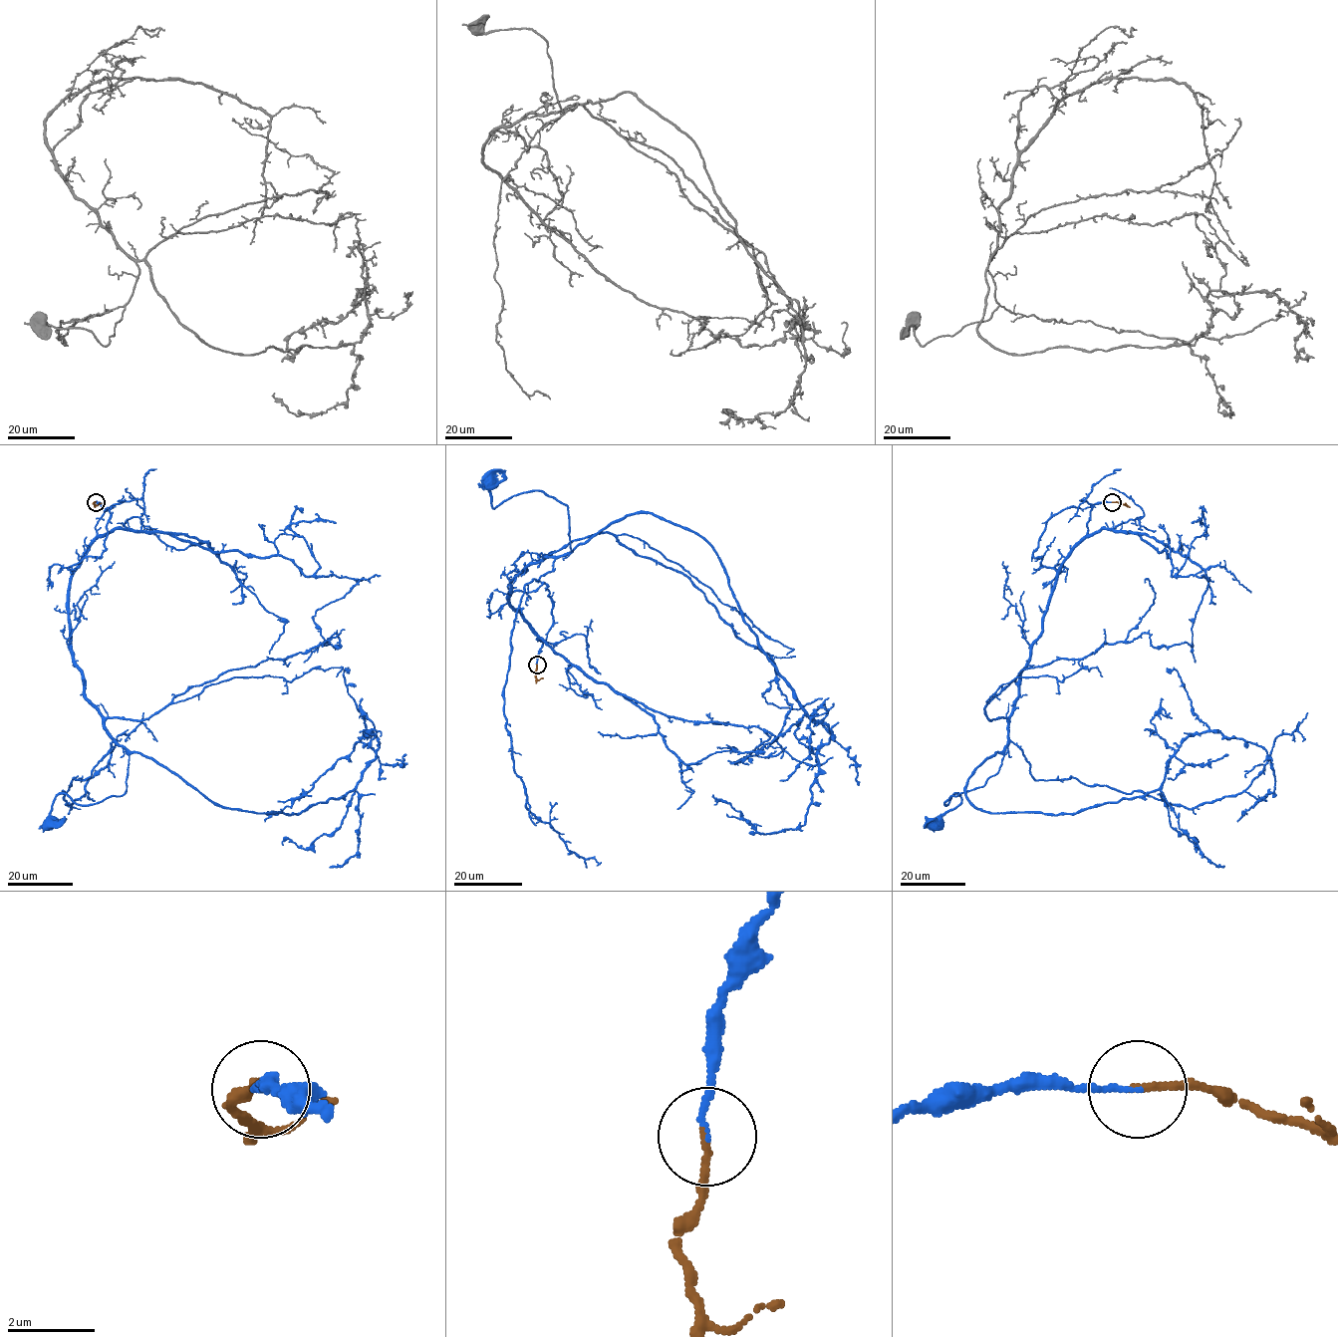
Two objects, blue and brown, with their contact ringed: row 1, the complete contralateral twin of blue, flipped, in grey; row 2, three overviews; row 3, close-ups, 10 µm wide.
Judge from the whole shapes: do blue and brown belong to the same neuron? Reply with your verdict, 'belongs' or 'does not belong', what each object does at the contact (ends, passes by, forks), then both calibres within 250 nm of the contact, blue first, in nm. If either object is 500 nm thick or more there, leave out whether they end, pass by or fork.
belongs; blue ends there; brown ends there; 120 nm thick on the blue side, 150 nm on the other

